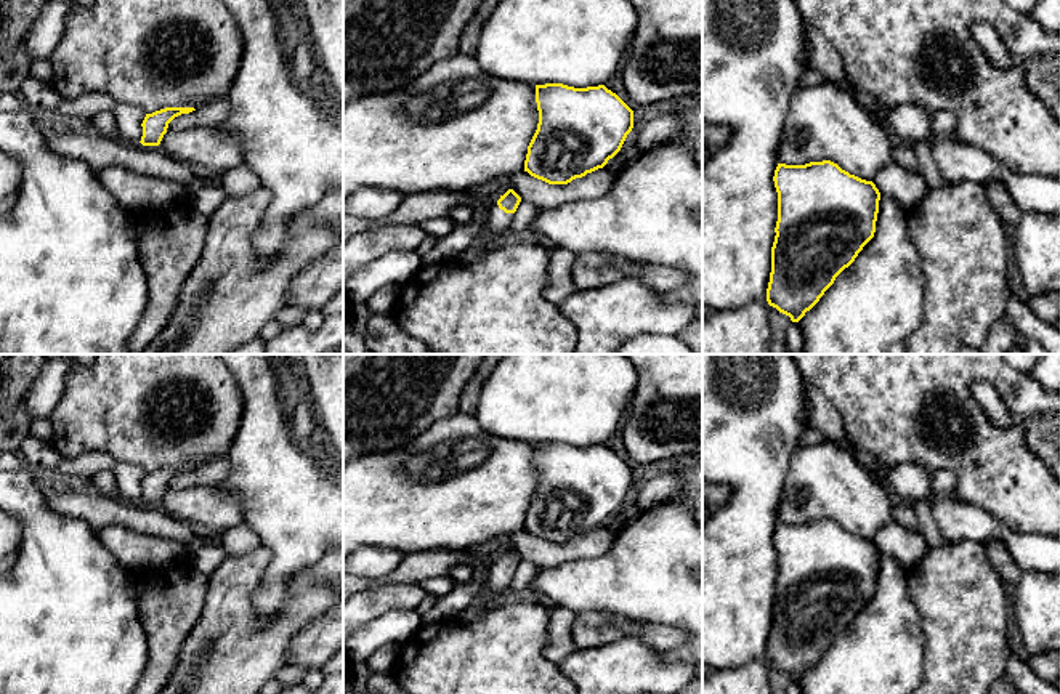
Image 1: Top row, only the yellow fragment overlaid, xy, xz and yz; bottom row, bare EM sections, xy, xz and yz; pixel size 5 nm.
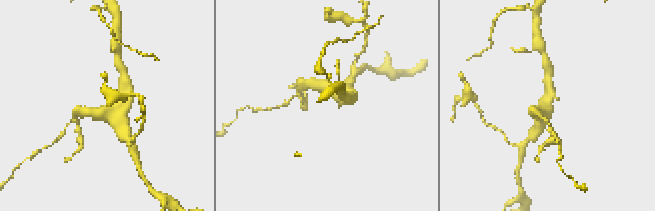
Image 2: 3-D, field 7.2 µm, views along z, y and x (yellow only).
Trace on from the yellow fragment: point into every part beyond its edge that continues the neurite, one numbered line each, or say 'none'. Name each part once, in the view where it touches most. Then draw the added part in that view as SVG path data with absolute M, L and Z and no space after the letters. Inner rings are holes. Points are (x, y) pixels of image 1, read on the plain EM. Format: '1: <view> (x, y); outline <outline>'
1: xz (497, 581); outline M496 561L486 577L483 593L457 615L452 615L451 620L457 625L475 623L492 607L492 599L508 590L513 574L515 572L505 572L504 569L500 569Z

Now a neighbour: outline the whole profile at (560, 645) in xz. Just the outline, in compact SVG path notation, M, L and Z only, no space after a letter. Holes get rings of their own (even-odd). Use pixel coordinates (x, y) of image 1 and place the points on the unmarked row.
M553 606L550 611L548 641L544 649L544 654L548 660L556 664L579 651L572 640L572 625L576 615L576 612L560 606Z

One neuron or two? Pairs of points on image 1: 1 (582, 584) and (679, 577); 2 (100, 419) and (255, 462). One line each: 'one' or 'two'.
1: one
2: two

